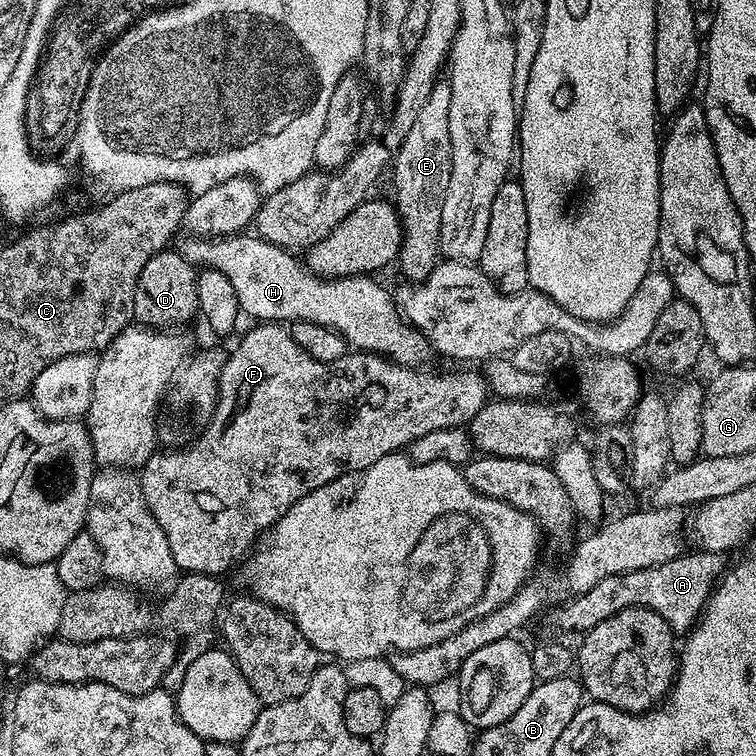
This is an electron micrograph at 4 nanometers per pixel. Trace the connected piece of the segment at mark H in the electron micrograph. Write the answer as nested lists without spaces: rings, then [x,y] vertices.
[[[184,234],[175,241],[174,251],[186,262],[200,268],[222,270],[230,283],[234,285],[234,294],[238,294],[238,306],[245,317],[253,316],[256,322],[318,322],[318,326],[326,326],[338,333],[353,349],[362,352],[373,352],[375,356],[383,356],[394,364],[405,364],[408,368],[420,368],[431,356],[434,349],[427,338],[413,328],[404,319],[398,309],[397,301],[388,294],[380,284],[375,284],[371,275],[343,276],[337,280],[316,276],[299,255],[293,254],[287,248],[280,248],[269,240],[260,239],[259,235],[237,234],[234,236],[214,236],[201,238]]]

